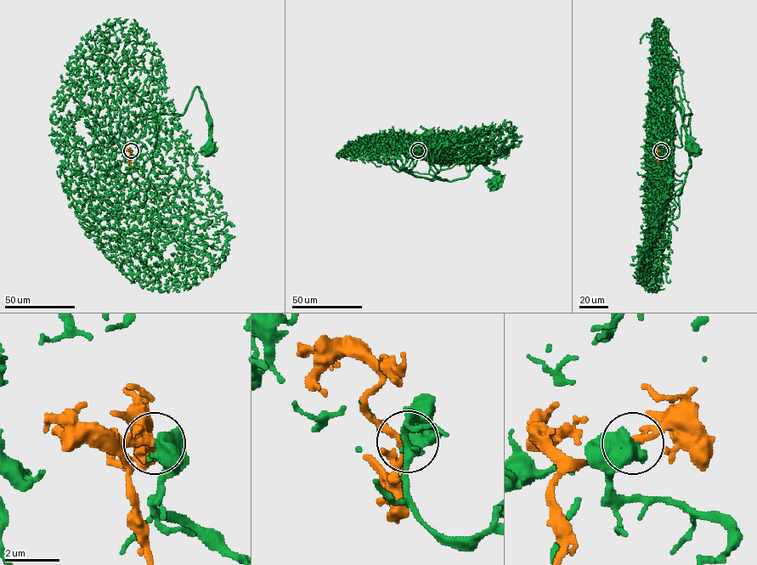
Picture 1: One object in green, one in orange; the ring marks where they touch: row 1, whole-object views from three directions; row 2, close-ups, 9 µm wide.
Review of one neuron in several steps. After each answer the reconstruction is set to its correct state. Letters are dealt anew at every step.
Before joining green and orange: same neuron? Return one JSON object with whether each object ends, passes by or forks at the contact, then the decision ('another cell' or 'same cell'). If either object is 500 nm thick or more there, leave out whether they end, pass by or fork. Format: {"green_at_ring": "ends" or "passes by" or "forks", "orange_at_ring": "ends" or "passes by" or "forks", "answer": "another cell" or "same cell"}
{"answer": "same cell"}

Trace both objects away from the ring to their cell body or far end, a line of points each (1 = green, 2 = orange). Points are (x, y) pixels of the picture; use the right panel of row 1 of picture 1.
1: (661, 150), (664, 161), (678, 101), (691, 114), (677, 107), (675, 87), (691, 148)
2: (661, 150), (658, 152), (657, 158), (659, 167)

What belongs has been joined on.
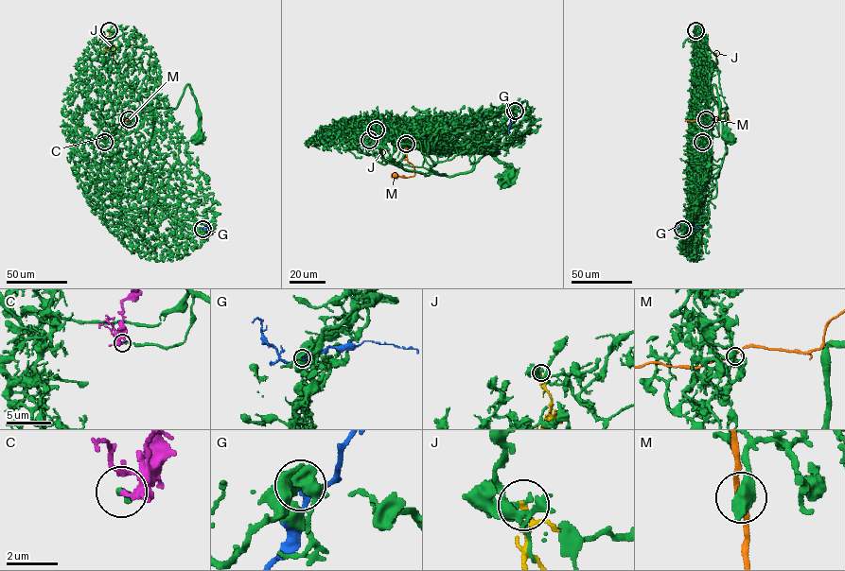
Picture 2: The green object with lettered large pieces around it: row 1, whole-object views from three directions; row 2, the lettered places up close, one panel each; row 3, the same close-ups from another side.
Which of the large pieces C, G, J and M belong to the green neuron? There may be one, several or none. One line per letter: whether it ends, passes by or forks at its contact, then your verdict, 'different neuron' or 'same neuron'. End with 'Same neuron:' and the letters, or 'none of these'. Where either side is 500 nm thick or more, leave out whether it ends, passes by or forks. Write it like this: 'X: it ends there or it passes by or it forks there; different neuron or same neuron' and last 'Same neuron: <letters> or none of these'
C: it ends there; different neuron
G: it passes by; different neuron
J: it passes by; different neuron
M: it passes by; different neuron
Same neuron: none of these

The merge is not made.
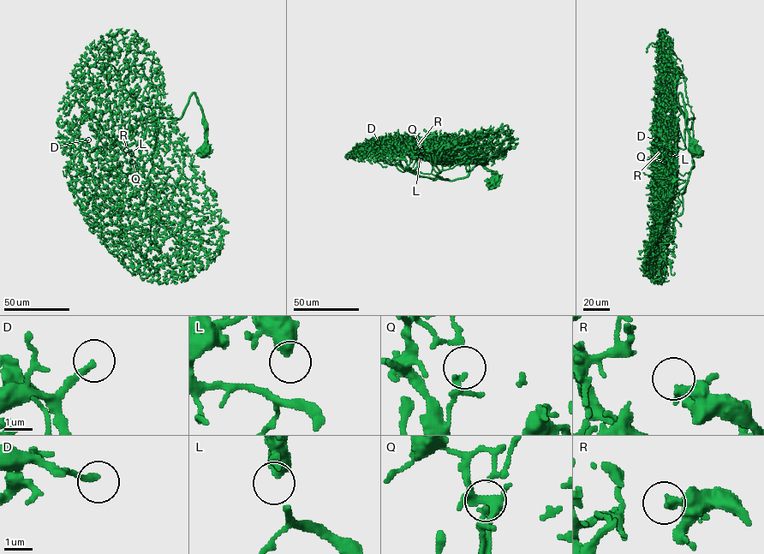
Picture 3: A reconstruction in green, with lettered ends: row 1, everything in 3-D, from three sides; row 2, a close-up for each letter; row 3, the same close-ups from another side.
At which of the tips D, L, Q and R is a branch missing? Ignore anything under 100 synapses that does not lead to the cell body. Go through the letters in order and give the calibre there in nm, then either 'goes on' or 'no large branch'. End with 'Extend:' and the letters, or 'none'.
D: 200 nm | goes on
L: 500 nm | no large branch
Q: 140 nm | no large branch
R: 260 nm | no large branch
Extend: D

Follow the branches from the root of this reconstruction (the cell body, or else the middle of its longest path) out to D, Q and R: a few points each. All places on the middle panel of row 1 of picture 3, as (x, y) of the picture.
D: (495, 179), (480, 164), (452, 180), (402, 171), (381, 158), (382, 144), (379, 139), (378, 142)
Q: (495, 179), (494, 173), (480, 164), (462, 178), (441, 179), (430, 156), (421, 150)
R: (495, 179), (494, 173), (480, 164), (462, 178), (441, 179), (430, 156), (415, 147)

